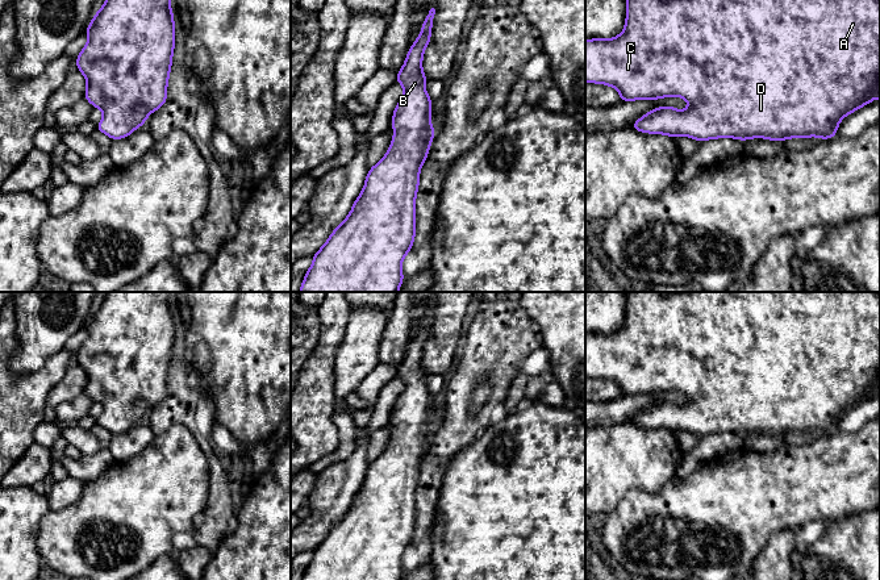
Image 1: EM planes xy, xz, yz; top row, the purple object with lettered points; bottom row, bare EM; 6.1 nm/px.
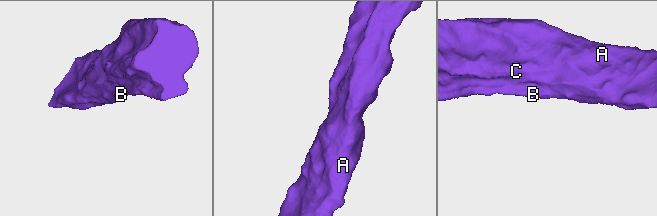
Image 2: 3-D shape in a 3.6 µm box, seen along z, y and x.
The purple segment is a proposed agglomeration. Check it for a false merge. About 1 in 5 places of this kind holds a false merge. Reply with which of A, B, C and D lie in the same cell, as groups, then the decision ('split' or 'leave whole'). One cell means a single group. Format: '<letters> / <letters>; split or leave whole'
A B C D; leave whole

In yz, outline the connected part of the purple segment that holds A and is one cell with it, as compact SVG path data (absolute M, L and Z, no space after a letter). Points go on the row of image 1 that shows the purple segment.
M626 0L623 32L610 39L585 41L585 83L606 84L620 92L621 101L655 100L680 96L689 103L684 110L662 107L647 112L631 129L642 133L685 135L697 141L730 137L734 139L819 137L833 138L842 118L873 101L880 101L880 0Z

